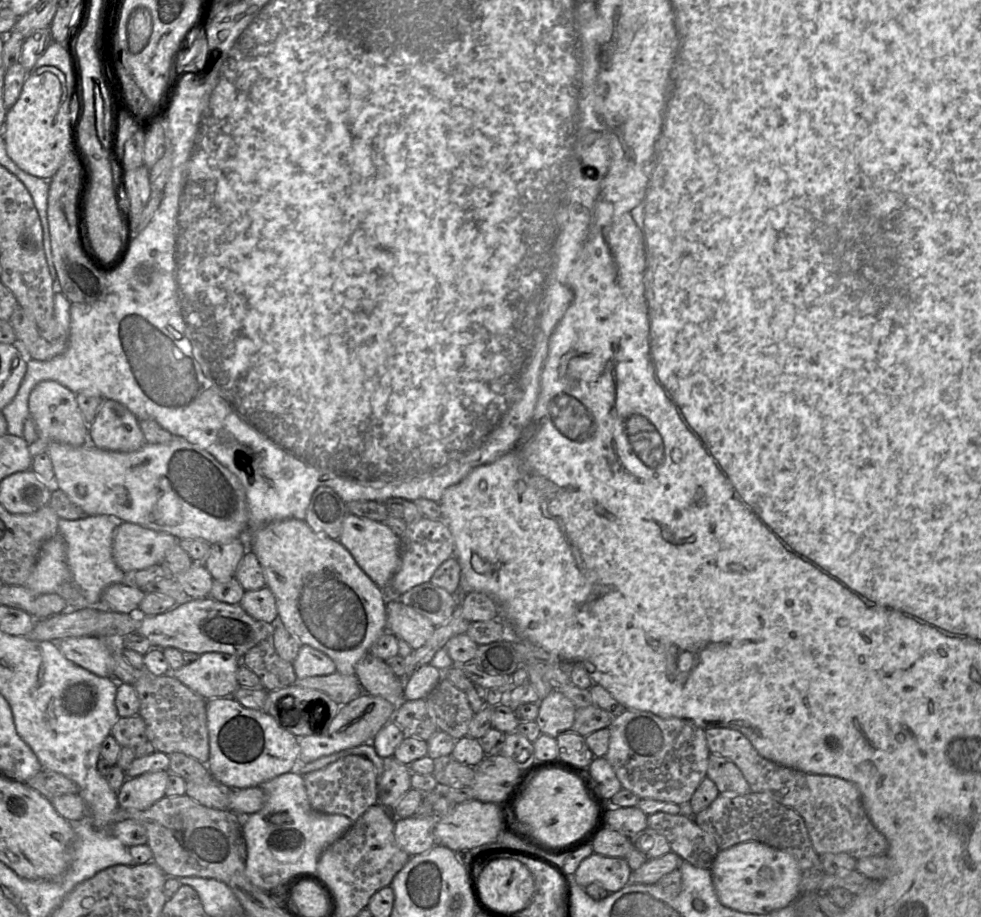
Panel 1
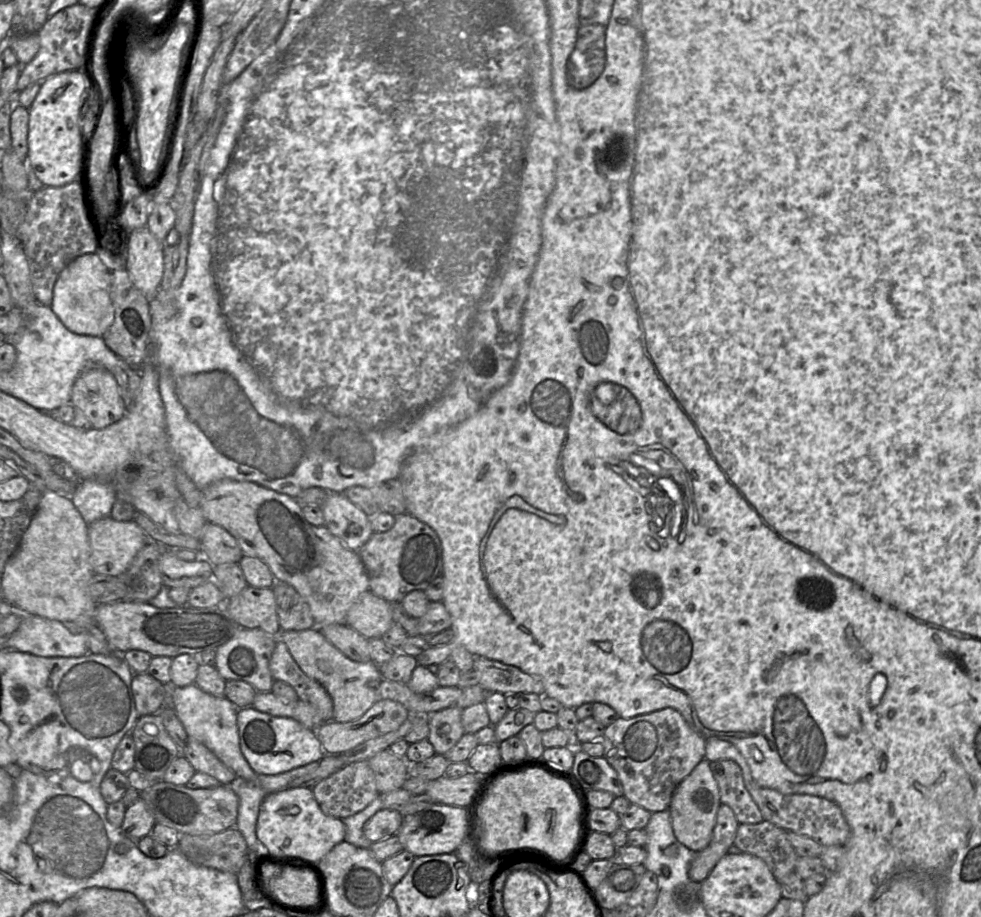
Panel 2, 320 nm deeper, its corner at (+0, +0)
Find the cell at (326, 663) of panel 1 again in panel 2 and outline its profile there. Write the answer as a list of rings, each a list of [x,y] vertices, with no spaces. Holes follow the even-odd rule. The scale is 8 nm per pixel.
[[[313,627],[302,631],[281,631],[278,635],[300,669],[319,682],[333,701],[333,720],[351,722],[362,717],[379,699],[379,686],[383,680],[378,665],[373,661],[360,663],[346,657],[324,635]]]

